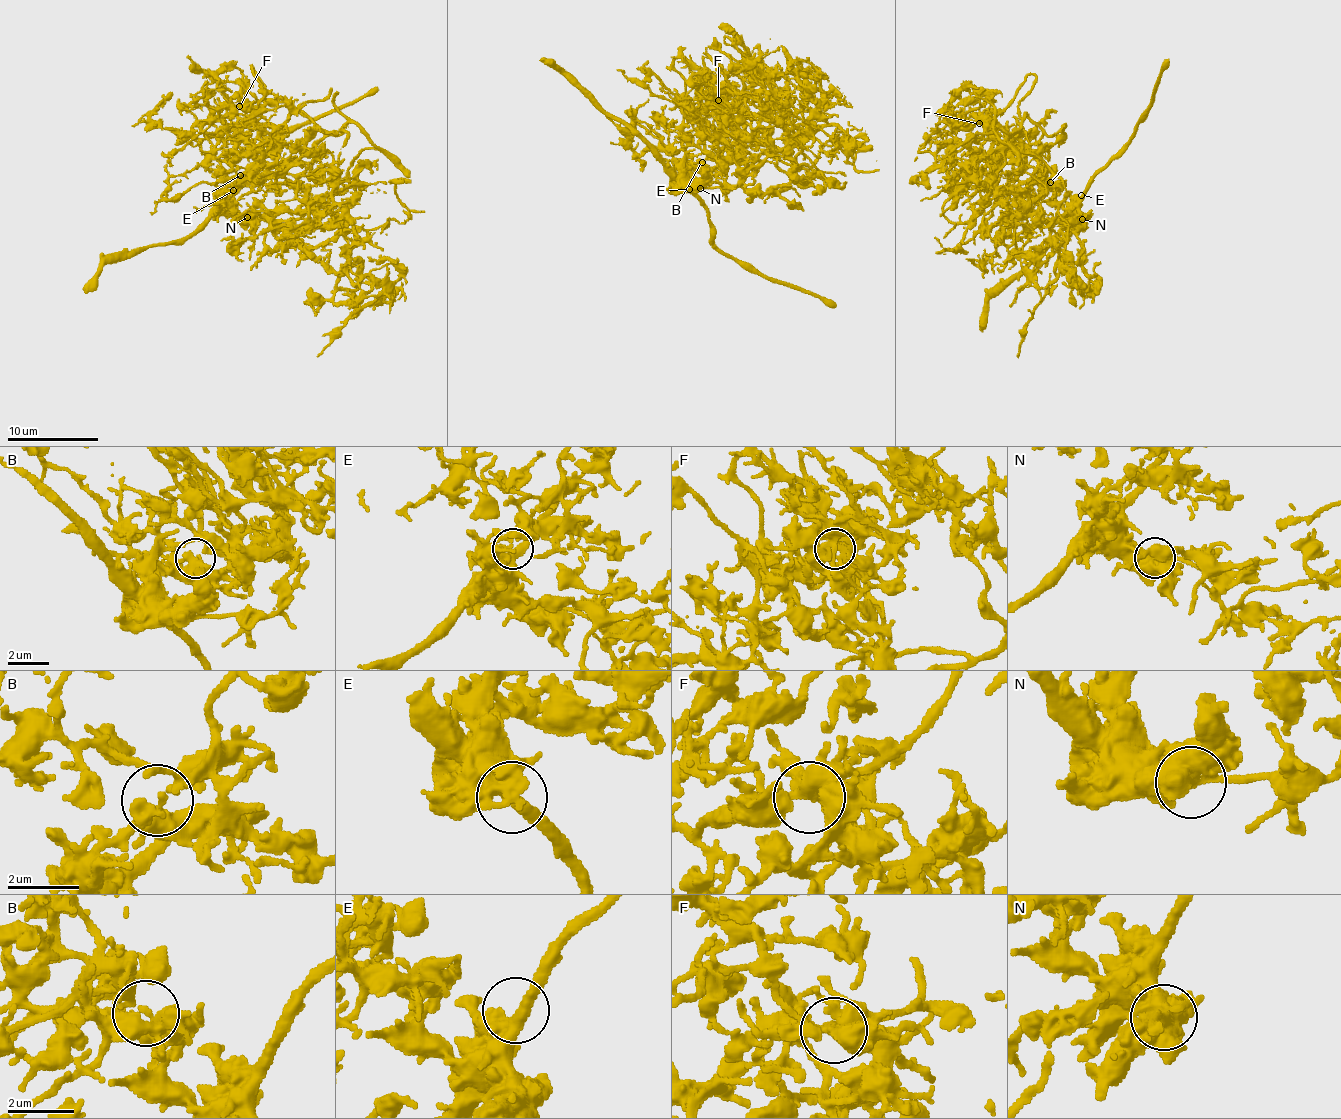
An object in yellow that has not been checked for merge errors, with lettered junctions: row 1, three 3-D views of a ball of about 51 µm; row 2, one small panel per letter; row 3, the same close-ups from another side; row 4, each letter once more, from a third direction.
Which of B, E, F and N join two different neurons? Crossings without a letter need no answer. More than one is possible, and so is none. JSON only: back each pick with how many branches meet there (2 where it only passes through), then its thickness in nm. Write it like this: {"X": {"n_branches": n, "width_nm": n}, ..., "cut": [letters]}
{"N": {"n_branches": 3, "width_nm": 500}, "cut": ["N"]}

